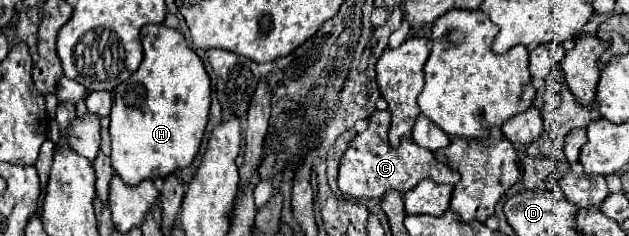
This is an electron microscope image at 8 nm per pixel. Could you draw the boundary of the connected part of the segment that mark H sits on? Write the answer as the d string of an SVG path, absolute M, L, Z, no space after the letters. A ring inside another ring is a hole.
M148 24L140 30L144 46L144 60L126 82L114 90L114 102L110 112L110 138L112 138L112 168L130 186L142 180L156 180L174 174L180 168L188 168L200 152L204 130L210 114L210 78L196 56L188 48L188 42L178 30L166 28L164 24Z

